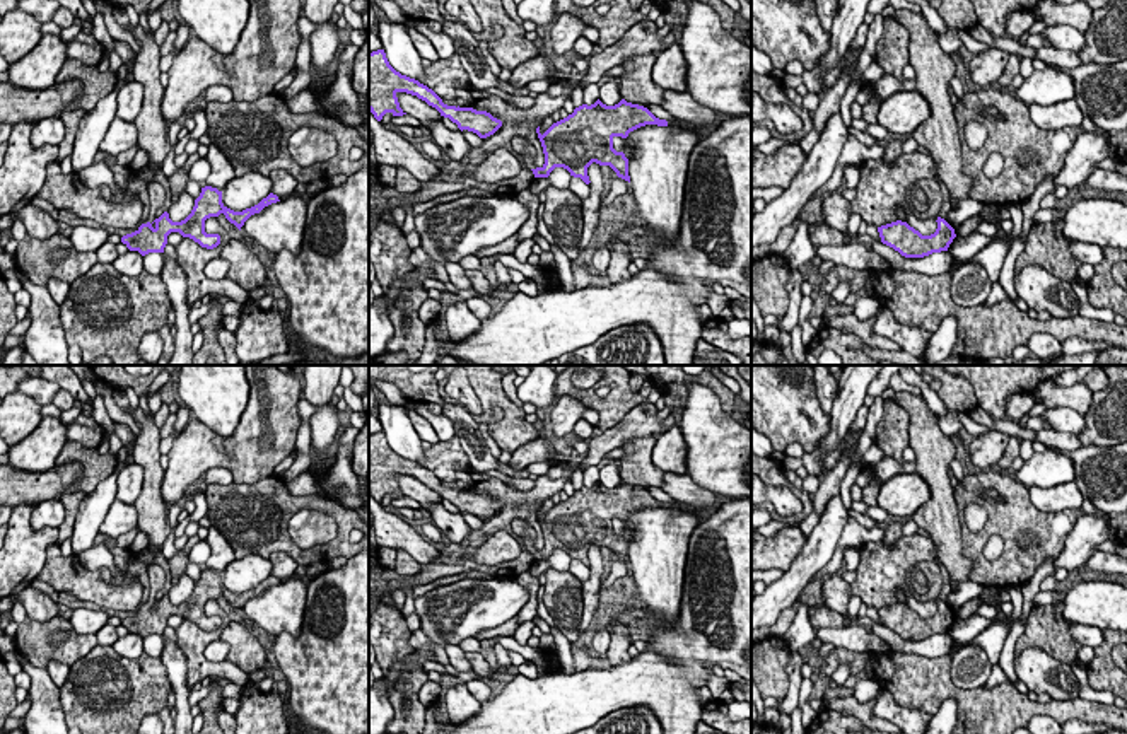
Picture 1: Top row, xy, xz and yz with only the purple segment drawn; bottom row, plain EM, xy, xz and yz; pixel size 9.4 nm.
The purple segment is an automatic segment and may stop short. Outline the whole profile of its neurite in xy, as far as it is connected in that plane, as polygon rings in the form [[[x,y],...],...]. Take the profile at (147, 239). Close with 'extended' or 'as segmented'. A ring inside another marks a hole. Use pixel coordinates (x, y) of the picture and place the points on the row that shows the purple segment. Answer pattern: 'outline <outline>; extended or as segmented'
outline [[[205,186],[201,188],[200,196],[195,200],[191,213],[184,220],[172,222],[169,213],[164,212],[154,220],[154,225],[150,222],[142,224],[135,232],[123,236],[121,242],[130,251],[138,251],[142,256],[145,256],[149,253],[164,253],[167,236],[171,232],[179,232],[183,237],[193,239],[201,248],[213,249],[220,244],[220,236],[205,232],[207,218],[224,213],[225,218],[241,230],[251,215],[260,213],[265,207],[277,201],[280,201],[278,196],[270,193],[258,205],[242,212],[234,212],[222,203],[222,191]]]; as segmented

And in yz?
outline [[[937,217],[937,229],[931,236],[922,236],[907,222],[896,220],[878,227],[881,242],[893,248],[905,258],[924,258],[932,253],[948,251],[956,237],[955,229],[941,217]]]; as segmented

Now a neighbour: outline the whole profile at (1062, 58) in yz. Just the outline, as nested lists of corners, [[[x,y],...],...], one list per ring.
[[[1054,46],[1036,48],[1036,60],[1042,60],[1045,65],[1055,65],[1062,70],[1077,68],[1083,65],[1076,51],[1057,50]]]

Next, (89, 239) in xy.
[[[77,225],[72,230],[70,241],[77,251],[96,253],[104,242],[108,242],[106,227]]]

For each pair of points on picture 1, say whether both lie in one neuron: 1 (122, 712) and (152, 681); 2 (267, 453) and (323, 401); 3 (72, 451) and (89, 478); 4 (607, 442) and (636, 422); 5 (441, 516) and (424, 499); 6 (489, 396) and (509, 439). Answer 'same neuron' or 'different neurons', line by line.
1: same neuron
2: different neurons
3: same neuron
4: same neuron
5: different neurons
6: same neuron

